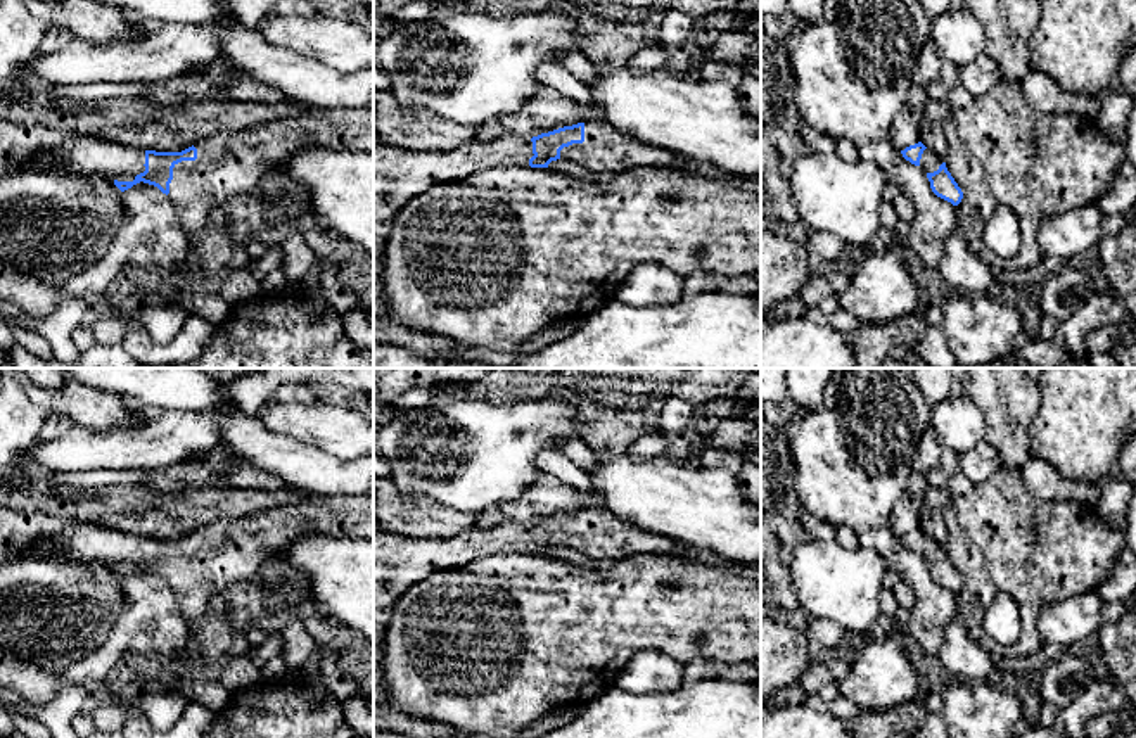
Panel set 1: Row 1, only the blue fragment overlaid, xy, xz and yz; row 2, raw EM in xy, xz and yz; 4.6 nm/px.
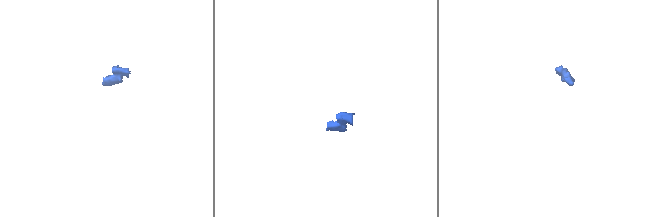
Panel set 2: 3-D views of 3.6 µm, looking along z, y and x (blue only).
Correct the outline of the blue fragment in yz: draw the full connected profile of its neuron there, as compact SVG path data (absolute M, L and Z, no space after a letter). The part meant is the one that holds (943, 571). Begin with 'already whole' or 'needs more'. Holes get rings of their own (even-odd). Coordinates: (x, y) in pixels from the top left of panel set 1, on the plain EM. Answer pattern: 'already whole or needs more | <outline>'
needs more | M922 529L901 538L903 544L915 553L920 553L930 569L932 579L958 593L963 586L963 579L946 555L944 541L927 536Z

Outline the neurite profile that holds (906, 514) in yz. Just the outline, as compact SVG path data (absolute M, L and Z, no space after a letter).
M915 468L913 474L909 475L909 480L903 494L894 503L889 519L889 529L897 538L904 538L906 534L920 529L923 498L927 489L929 489L929 482L925 479L925 474Z

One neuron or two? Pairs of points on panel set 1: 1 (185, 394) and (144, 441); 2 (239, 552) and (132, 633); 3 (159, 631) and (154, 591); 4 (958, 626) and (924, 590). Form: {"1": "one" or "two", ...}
{"1": "two", "2": "two", "3": "one", "4": "two"}

